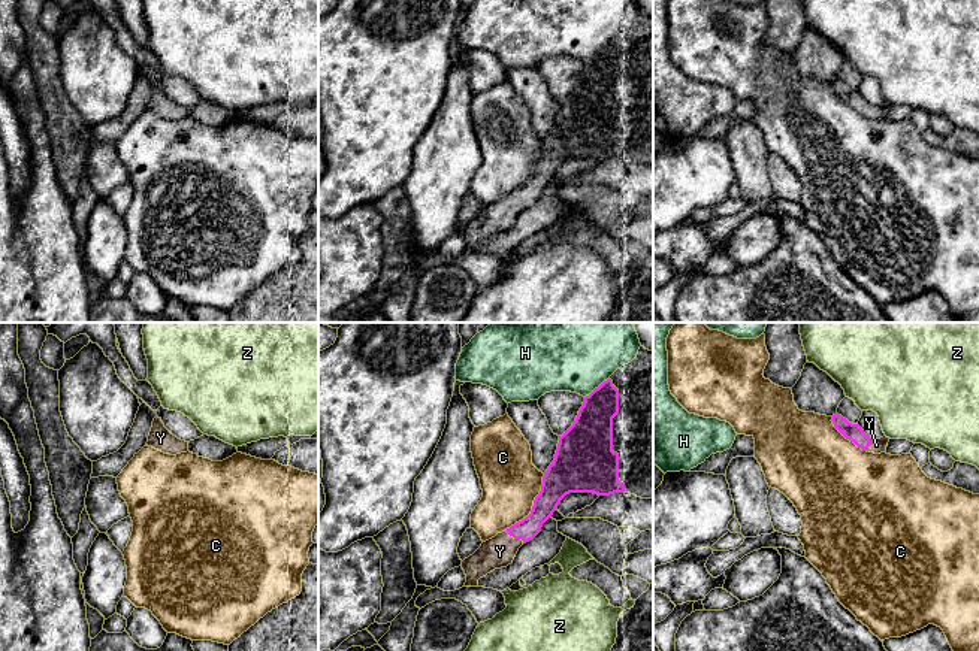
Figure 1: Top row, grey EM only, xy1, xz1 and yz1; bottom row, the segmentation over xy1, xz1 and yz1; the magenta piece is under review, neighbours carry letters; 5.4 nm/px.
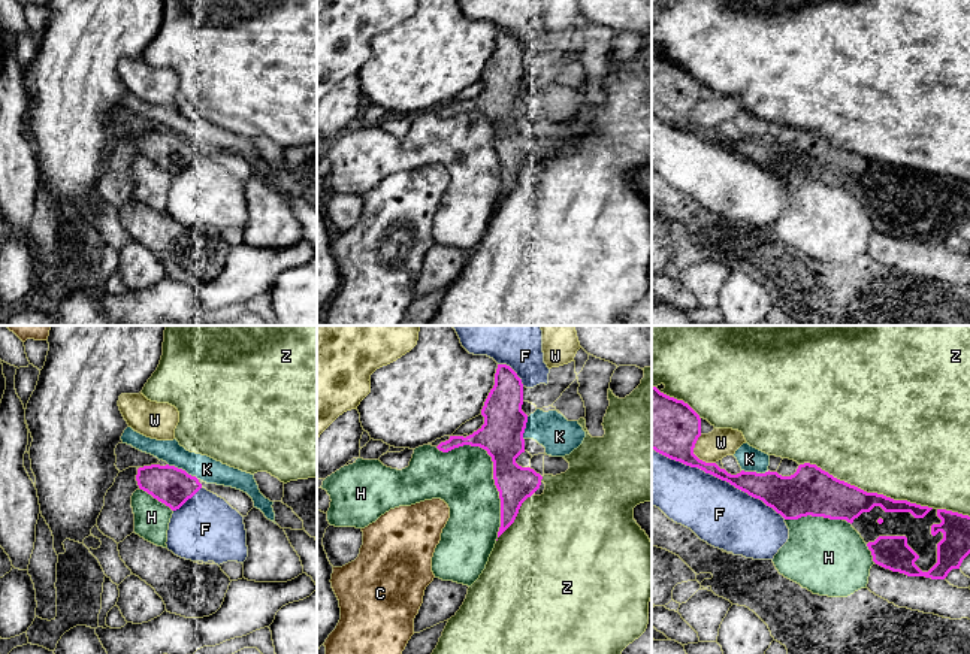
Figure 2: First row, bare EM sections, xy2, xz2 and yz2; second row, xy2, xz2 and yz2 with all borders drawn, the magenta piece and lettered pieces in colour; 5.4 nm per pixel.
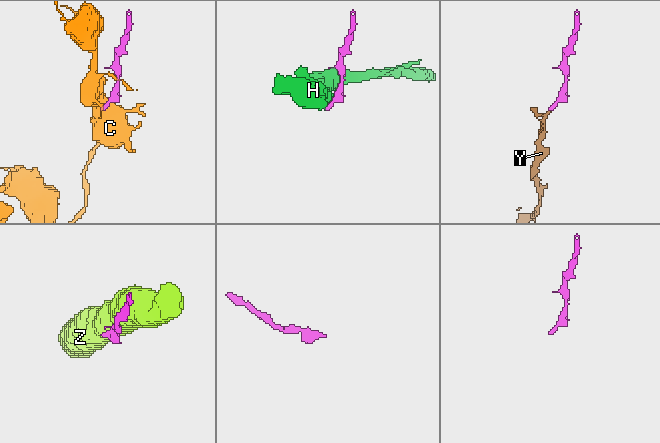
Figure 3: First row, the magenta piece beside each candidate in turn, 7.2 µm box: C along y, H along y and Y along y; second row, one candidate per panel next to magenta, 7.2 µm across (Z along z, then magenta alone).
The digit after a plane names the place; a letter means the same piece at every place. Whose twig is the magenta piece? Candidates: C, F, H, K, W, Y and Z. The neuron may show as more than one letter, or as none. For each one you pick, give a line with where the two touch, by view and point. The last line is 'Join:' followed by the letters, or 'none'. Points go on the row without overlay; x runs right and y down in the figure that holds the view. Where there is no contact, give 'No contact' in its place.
Y: Touches magenta at xz1 (514, 203)
Join: Y

